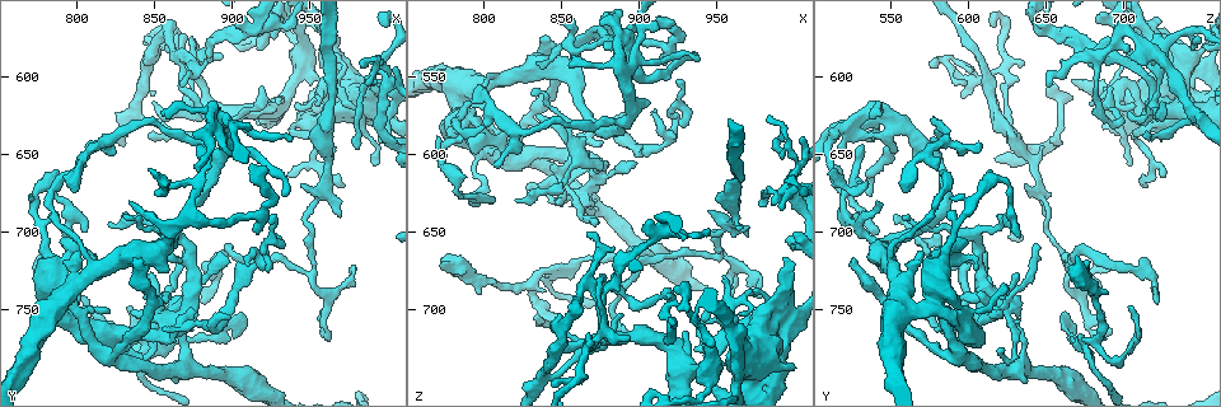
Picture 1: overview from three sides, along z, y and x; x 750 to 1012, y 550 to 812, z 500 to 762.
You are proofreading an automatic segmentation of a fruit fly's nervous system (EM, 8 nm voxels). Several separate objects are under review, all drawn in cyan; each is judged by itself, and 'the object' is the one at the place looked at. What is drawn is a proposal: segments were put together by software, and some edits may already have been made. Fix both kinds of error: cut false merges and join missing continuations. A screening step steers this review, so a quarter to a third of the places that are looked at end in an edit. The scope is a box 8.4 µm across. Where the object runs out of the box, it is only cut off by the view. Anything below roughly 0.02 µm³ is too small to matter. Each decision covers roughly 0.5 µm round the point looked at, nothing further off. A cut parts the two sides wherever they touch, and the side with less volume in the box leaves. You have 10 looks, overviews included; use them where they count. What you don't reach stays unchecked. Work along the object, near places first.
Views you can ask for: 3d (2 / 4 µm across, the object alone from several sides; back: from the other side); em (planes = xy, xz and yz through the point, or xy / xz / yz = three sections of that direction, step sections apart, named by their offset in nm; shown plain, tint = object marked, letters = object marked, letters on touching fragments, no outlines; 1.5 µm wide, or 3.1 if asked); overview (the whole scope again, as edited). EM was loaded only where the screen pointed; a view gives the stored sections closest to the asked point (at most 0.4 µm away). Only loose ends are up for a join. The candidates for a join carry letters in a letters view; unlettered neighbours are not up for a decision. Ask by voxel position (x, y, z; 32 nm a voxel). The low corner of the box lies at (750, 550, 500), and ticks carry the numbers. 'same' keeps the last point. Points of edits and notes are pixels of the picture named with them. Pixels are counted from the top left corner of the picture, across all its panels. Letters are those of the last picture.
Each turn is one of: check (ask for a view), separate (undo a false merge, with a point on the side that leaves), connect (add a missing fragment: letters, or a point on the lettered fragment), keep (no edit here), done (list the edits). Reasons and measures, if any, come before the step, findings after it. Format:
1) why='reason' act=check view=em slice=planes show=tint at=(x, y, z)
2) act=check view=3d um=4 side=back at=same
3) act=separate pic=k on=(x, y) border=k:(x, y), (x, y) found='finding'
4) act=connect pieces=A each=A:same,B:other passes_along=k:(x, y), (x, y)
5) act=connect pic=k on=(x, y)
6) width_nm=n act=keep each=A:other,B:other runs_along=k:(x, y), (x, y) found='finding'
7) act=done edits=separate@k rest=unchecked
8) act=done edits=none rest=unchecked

why='thin end' act=check view=em slice=yz step=4 show=letters at=(834, 680, 540)

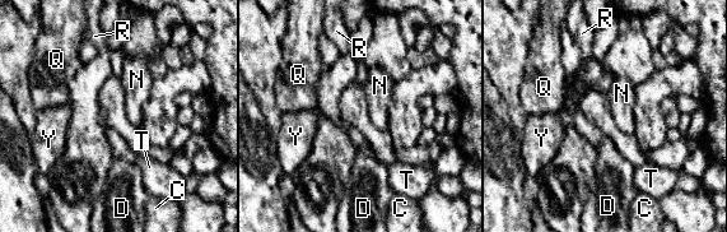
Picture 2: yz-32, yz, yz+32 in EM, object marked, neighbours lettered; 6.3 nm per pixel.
act=check view=em slice=planes show=letters at=same

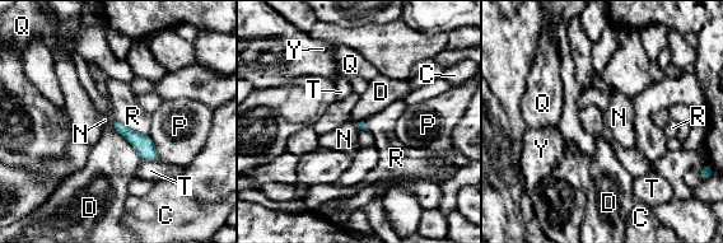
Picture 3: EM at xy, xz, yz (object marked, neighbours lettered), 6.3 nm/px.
act=keep each=C:other,D:other,N:other,P:other,Q:other,R:other,T:other,Y:other runs_along=3:(115, 124), (155, 157) found='none of them fits'

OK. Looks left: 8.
why='an open end' act=check view=em slice=planes show=tint at=(854, 624, 542)

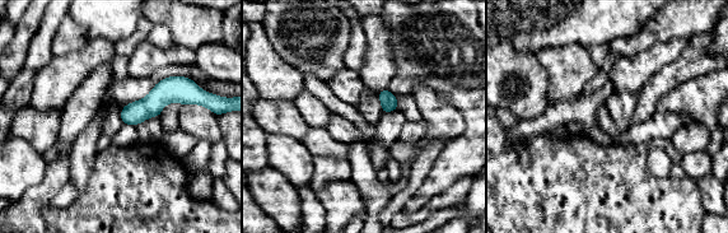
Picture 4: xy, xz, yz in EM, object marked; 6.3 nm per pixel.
why='what lies round it' act=check view=em slice=planes show=letters at=same

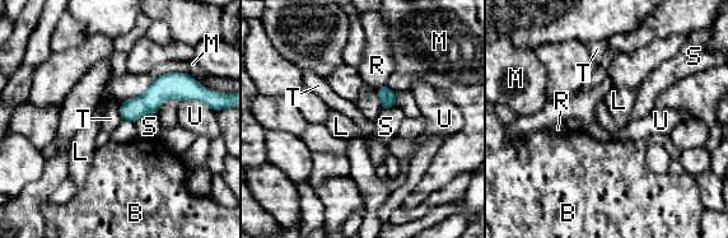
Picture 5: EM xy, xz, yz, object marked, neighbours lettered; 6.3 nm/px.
act=keep each=B:other,L:other,M:other,R:other,S:other,T:other,U:other runs_along=5:(183, 78), (124, 116) found='no lettered fragment goes on from it'

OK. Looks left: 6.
why='thin end' act=check view=em slice=planes show=letters at=(916, 700, 540)

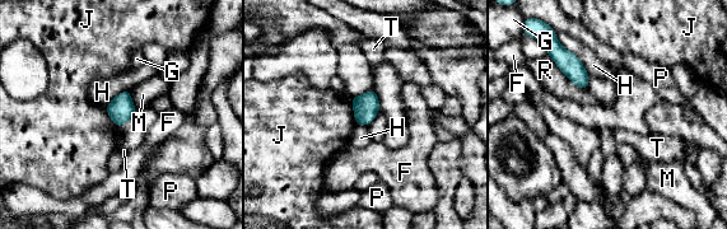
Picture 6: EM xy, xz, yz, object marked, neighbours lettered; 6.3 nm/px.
longest_contact=R:300nm act=keep each=F:other,G:other,H:other,J:other,M:other,P:other,R:other,T:other border=6:(133, 117), (119, 127) found='no lettered fragment goes on from it'

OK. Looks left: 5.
why='an open end' act=check view=3d um=2 at=(954, 618, 676)

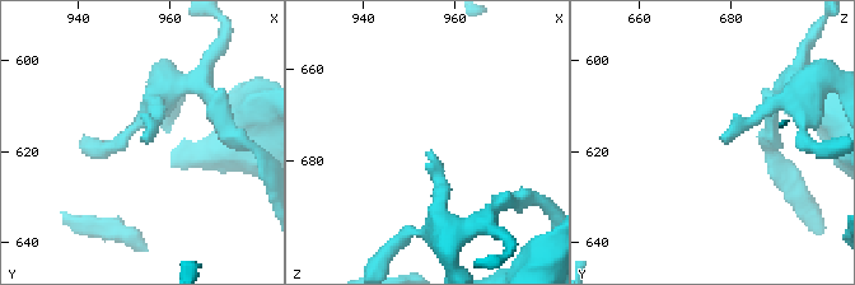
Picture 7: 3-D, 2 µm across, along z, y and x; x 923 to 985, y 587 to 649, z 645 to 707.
why='shape alone is not enough' act=check view=em slice=planes show=letters at=(955, 617, 678)

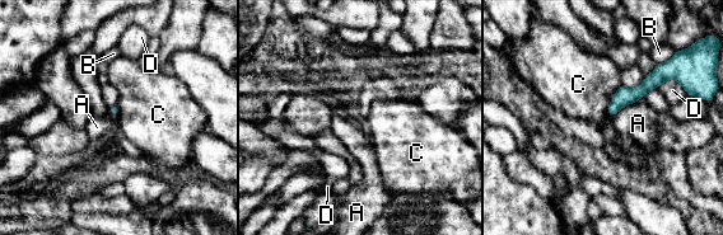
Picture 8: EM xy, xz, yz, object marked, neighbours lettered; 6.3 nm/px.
act=keep each=A:other,B:other,C:other,D:other border=8:(620, 84), (607, 109), (612, 117) found='none of them fits'

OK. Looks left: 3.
act=done edits=none rest=unchecked

